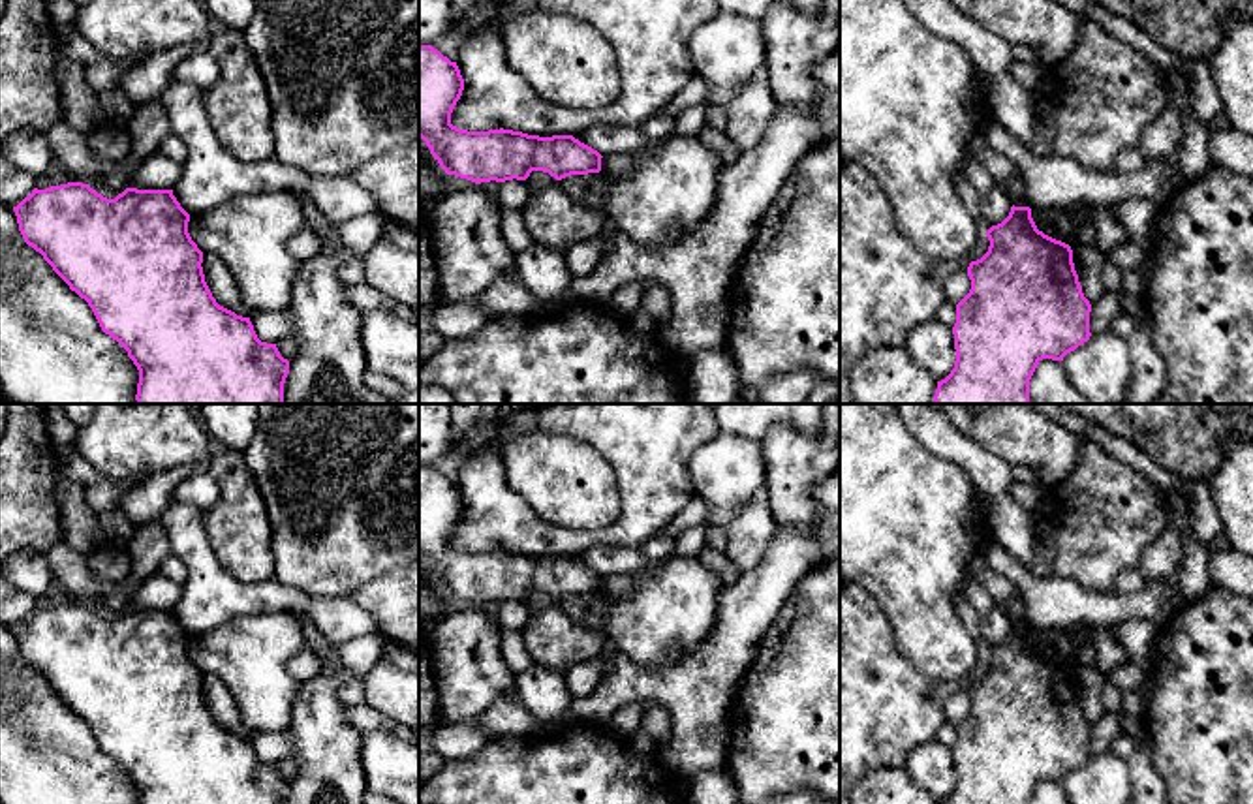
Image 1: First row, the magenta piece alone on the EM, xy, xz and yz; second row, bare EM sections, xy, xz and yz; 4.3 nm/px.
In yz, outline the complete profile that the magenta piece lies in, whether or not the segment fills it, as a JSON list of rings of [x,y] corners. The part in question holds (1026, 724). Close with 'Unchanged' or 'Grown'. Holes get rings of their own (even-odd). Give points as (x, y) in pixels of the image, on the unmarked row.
[[[1011,627],[1009,637],[986,652],[988,673],[971,682],[967,697],[969,714],[956,725],[952,748],[956,781],[951,795],[937,804],[1029,804],[1043,780],[1063,781],[1078,766],[1090,761],[1091,725],[1082,714],[1069,665],[1037,650],[1029,627]]]. Unchanged

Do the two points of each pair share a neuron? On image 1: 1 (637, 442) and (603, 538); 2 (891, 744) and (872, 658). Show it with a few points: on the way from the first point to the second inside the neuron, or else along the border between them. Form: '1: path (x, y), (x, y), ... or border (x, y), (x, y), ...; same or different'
1: path (637, 468), (637, 511), (630, 519); same
2: path (880, 724), (880, 679); same

